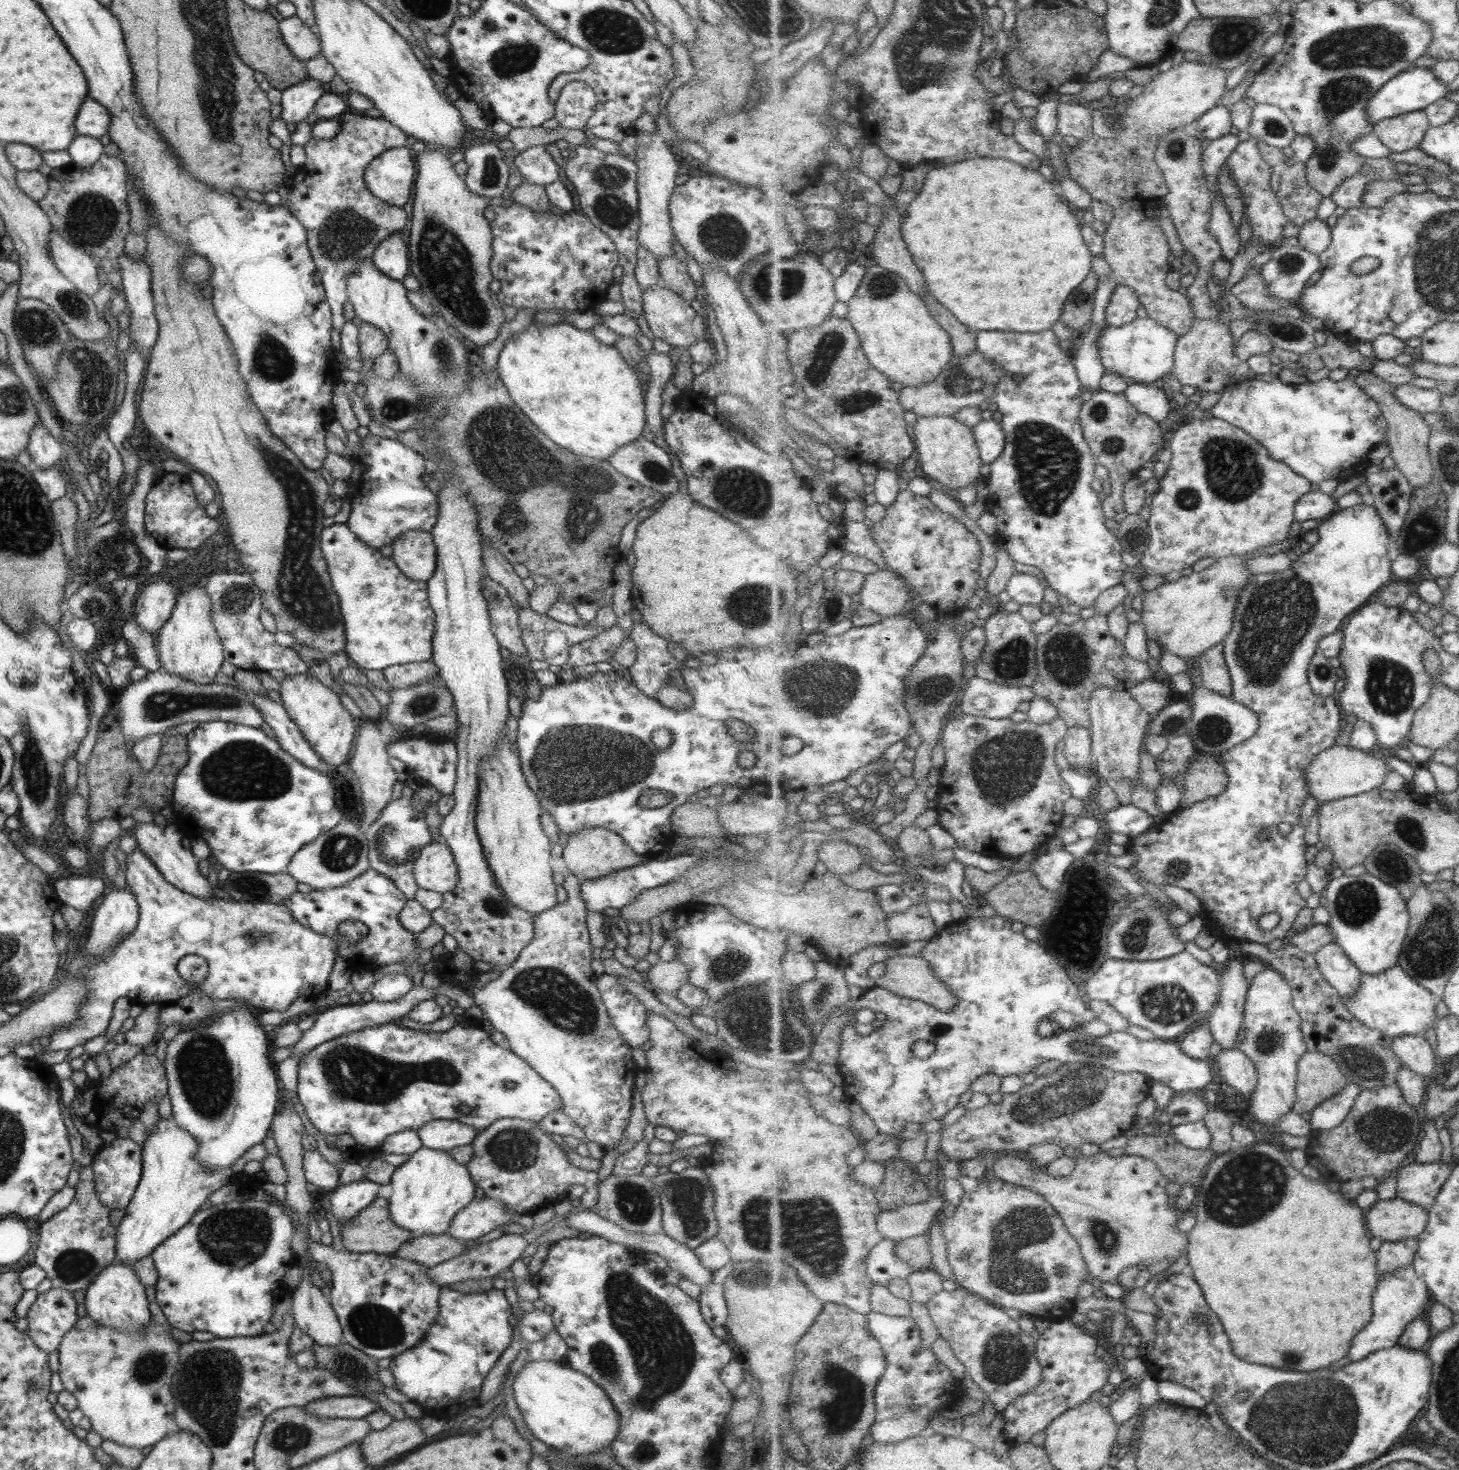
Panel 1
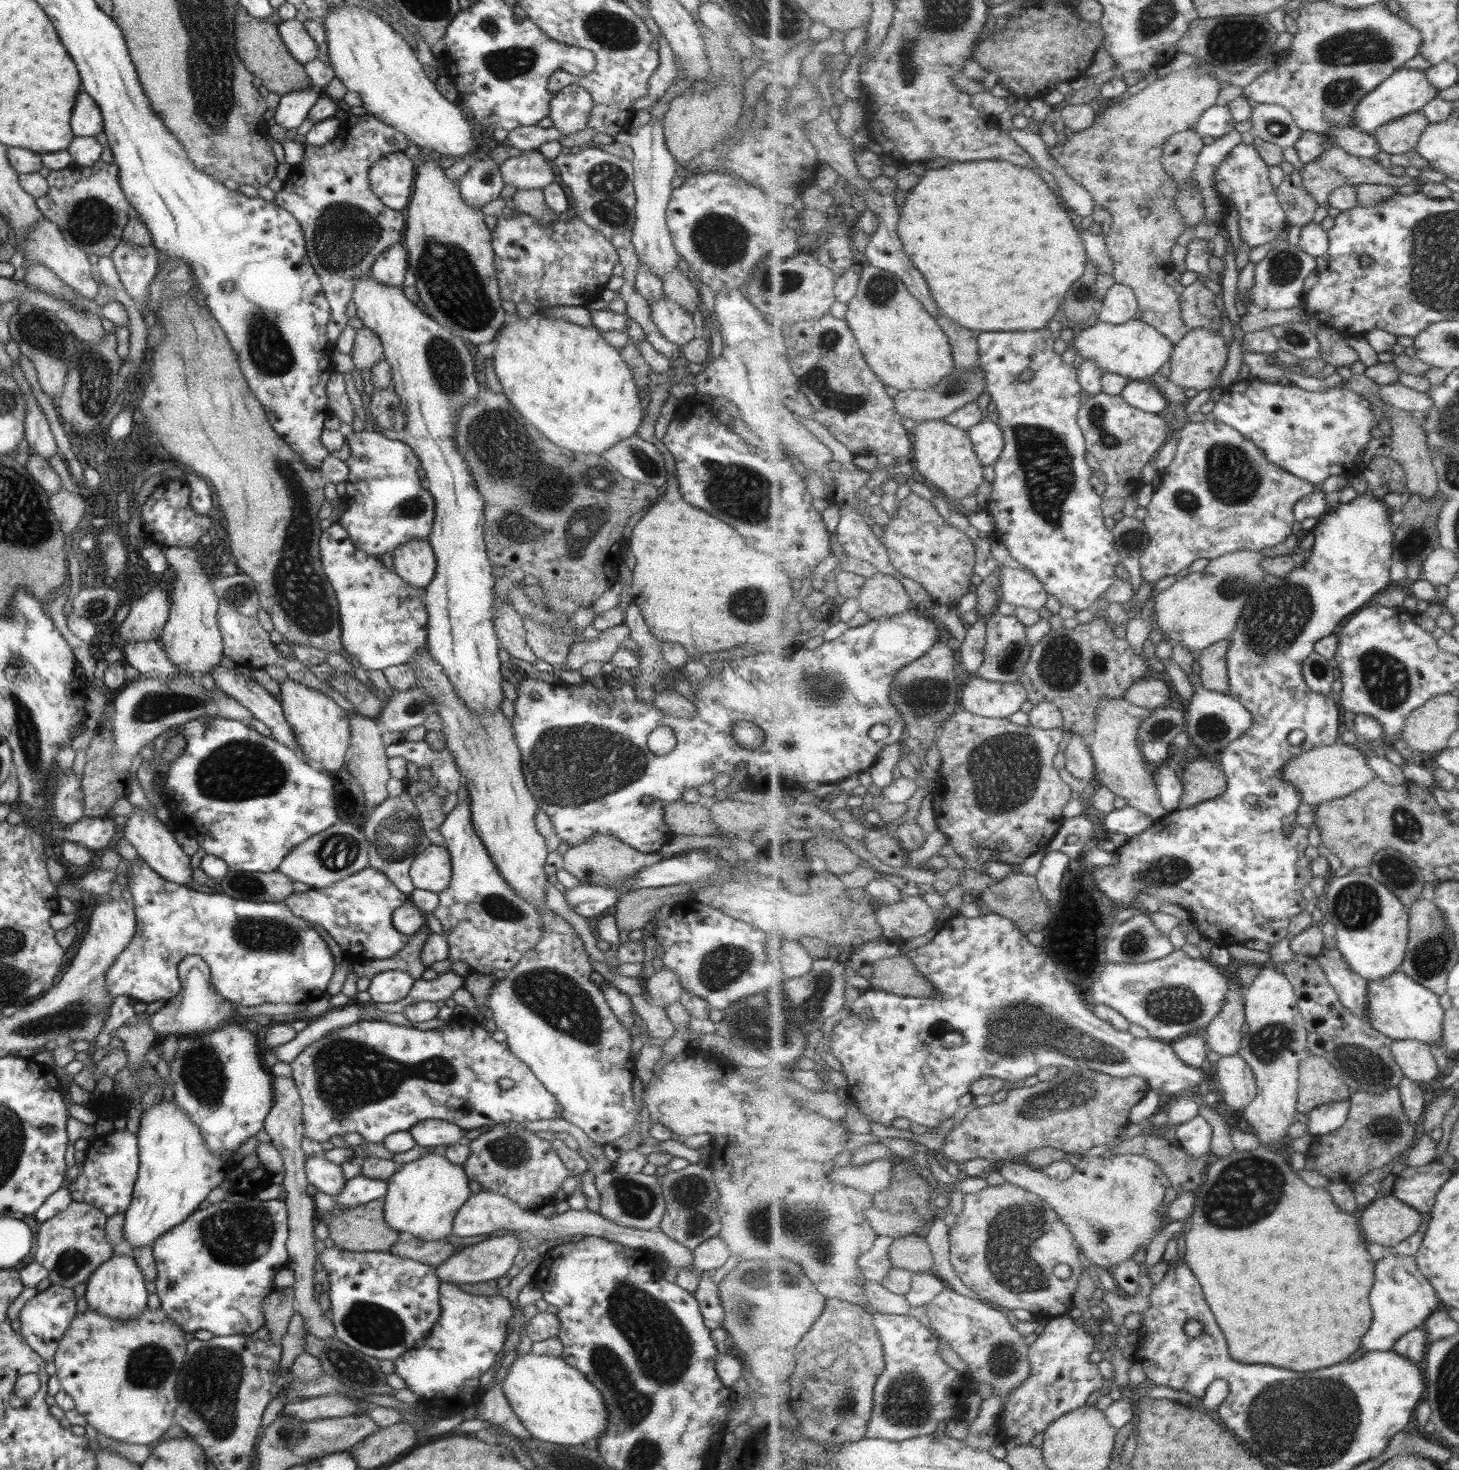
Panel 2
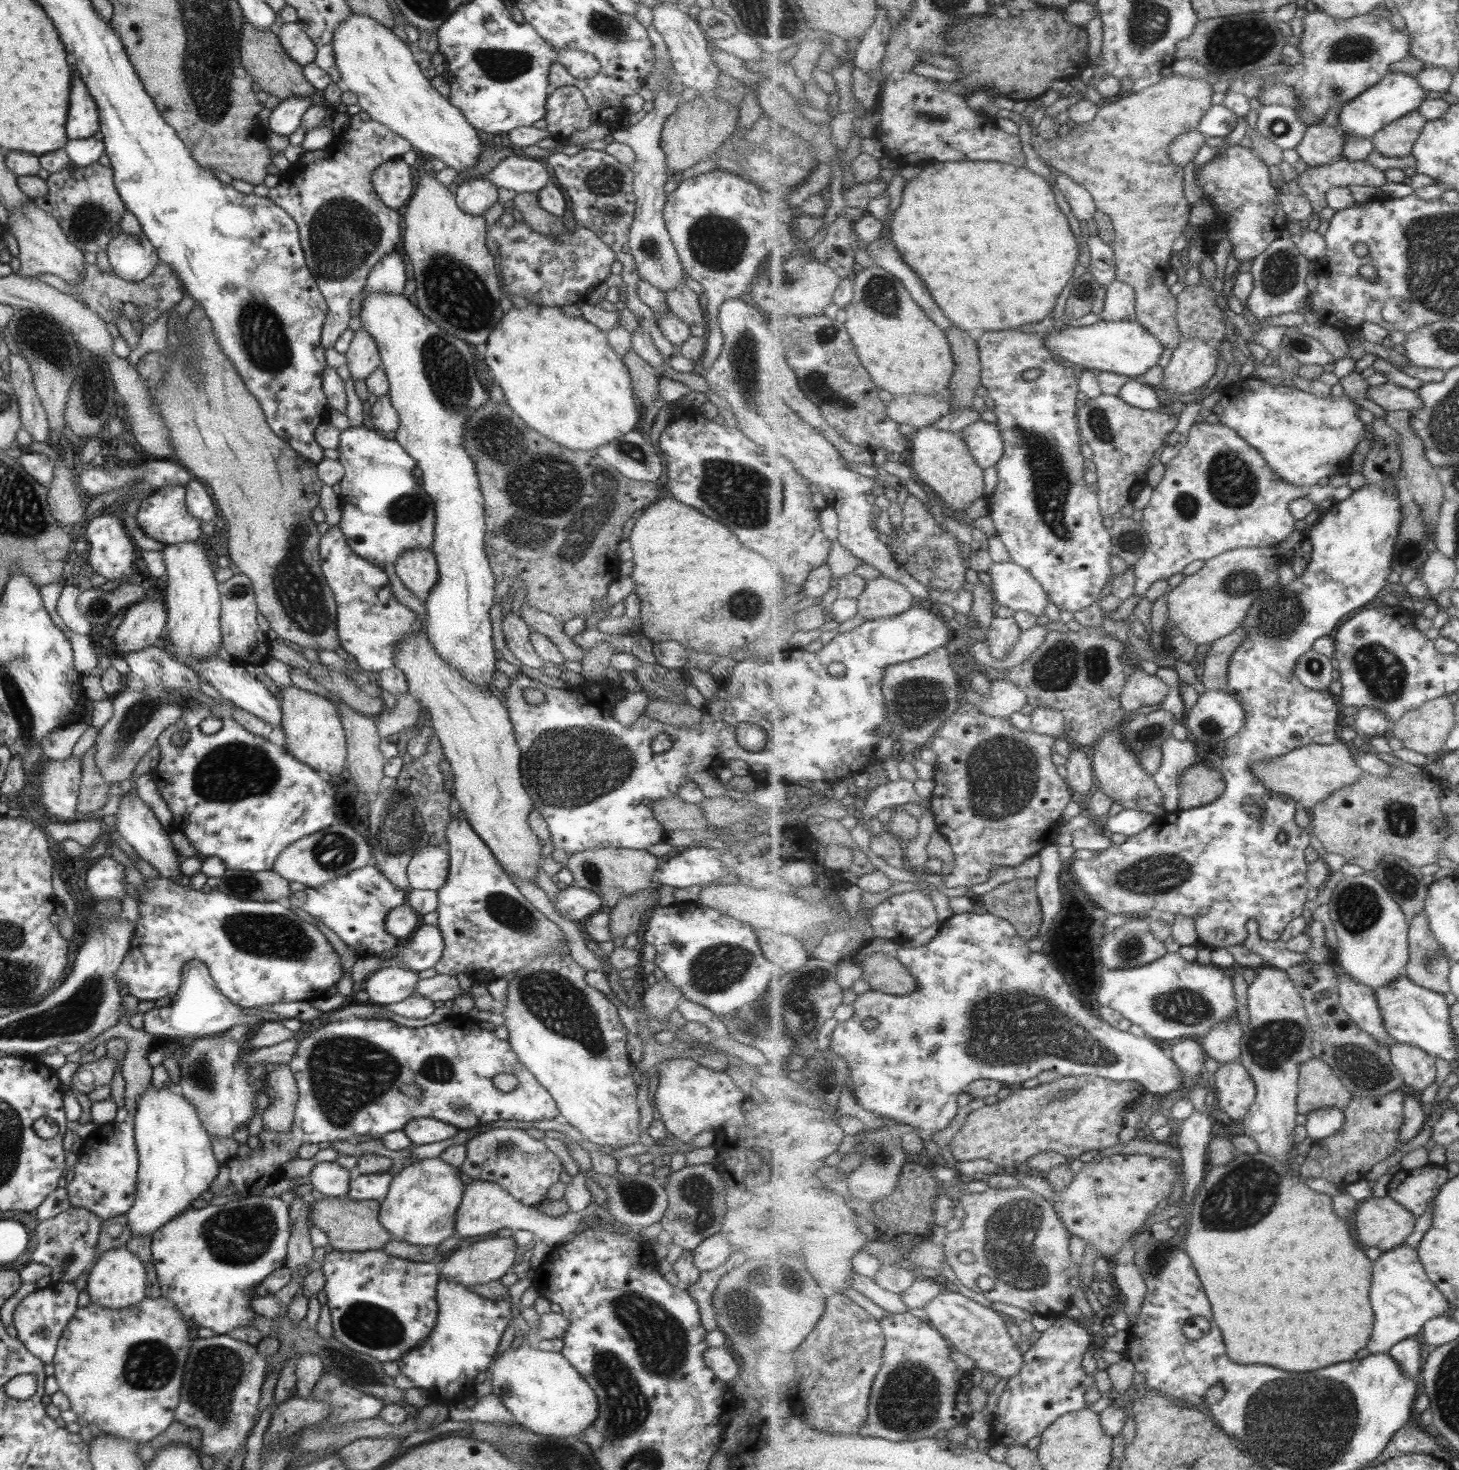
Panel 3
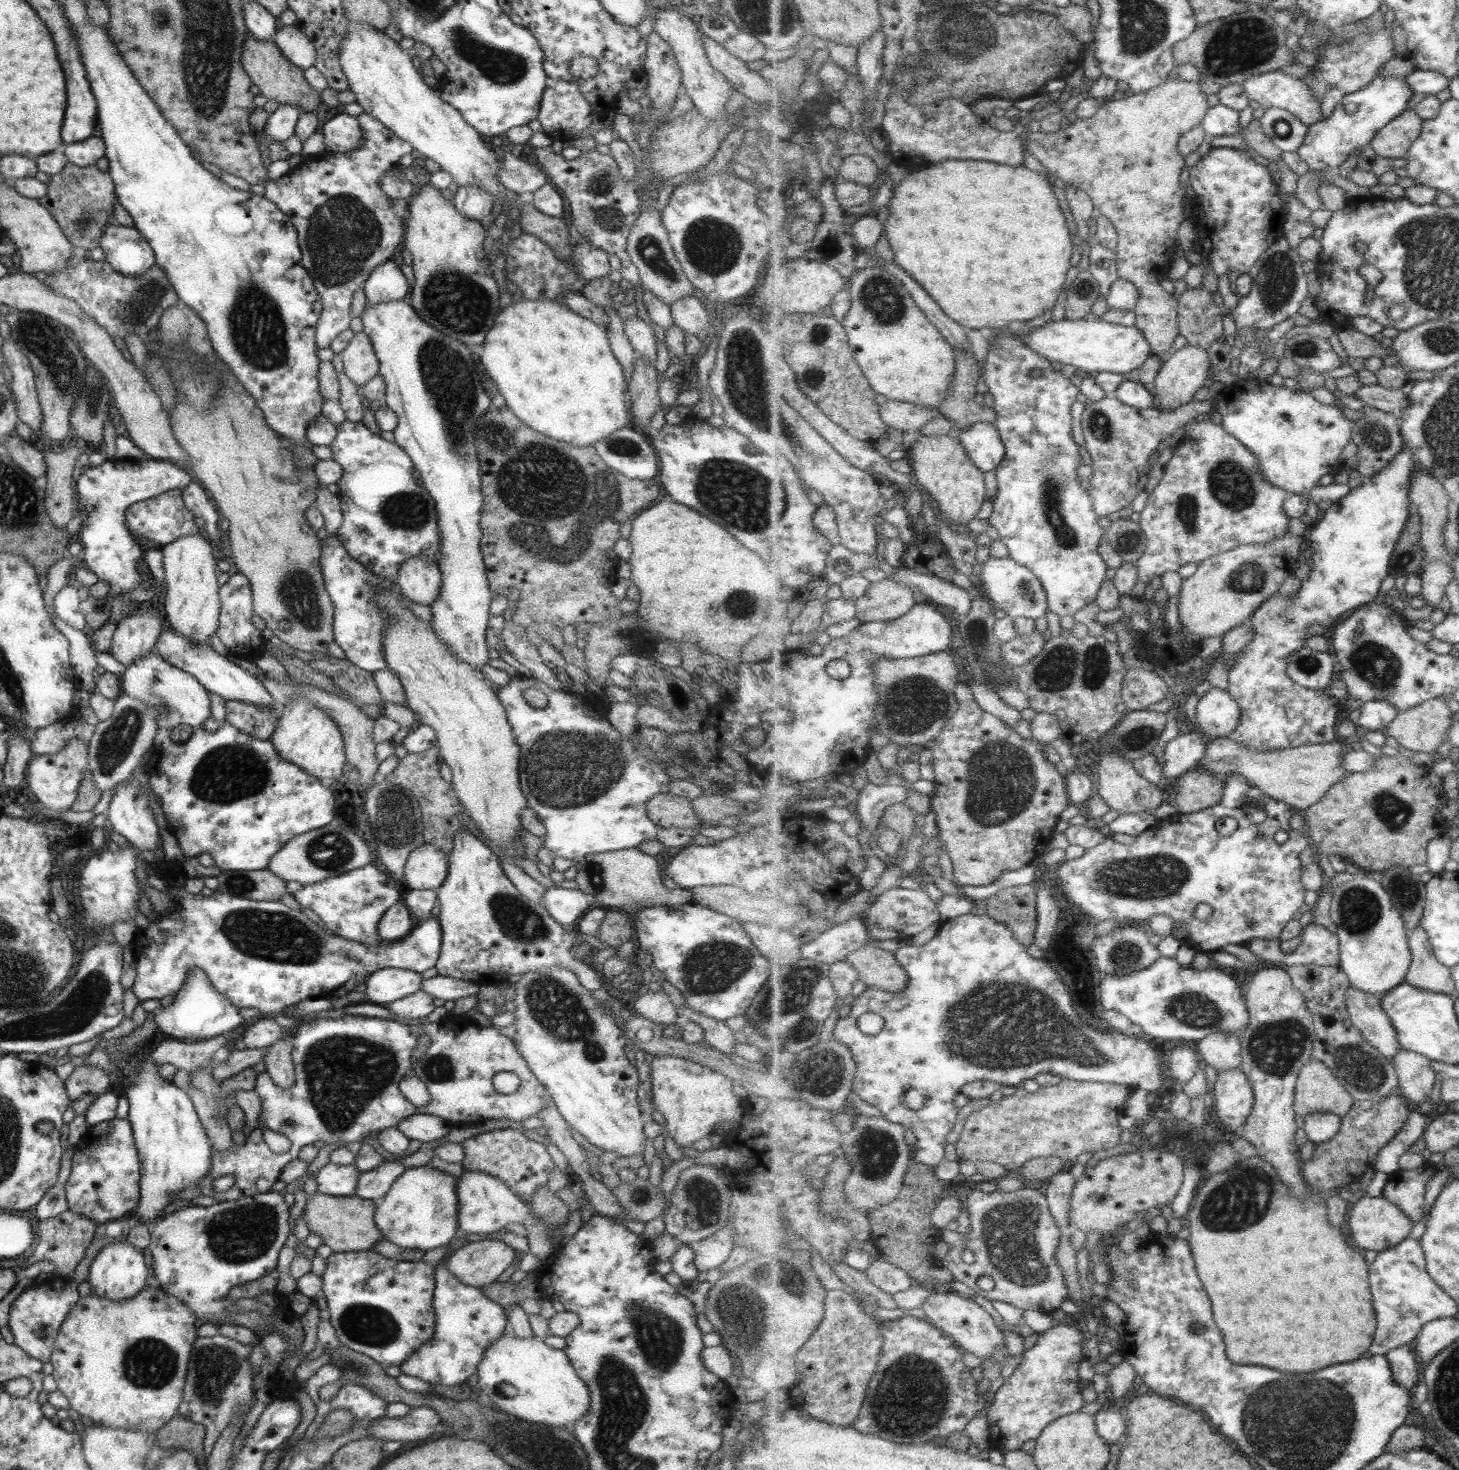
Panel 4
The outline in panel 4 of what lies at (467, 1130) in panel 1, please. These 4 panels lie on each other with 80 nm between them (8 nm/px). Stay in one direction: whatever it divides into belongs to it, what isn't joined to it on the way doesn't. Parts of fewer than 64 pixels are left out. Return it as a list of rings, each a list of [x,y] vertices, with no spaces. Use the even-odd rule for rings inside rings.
[[[412,1114],[397,1122],[394,1128],[409,1140],[419,1140],[421,1143],[434,1141],[447,1135],[452,1127],[437,1117],[430,1114]]]

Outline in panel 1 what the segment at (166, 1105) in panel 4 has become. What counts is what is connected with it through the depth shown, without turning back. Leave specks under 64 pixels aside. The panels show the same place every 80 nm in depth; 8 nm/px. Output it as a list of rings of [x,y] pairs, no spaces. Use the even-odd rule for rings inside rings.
[[[157,1118],[155,1128],[147,1134],[143,1141],[140,1159],[141,1174],[139,1182],[136,1184],[130,1201],[124,1209],[124,1216],[116,1227],[114,1260],[117,1264],[127,1264],[131,1266],[136,1260],[150,1254],[162,1240],[171,1236],[176,1230],[179,1230],[198,1210],[199,1206],[208,1200],[208,1196],[215,1192],[221,1186],[230,1184],[231,1178],[235,1172],[229,1167],[224,1169],[206,1169],[197,1159],[194,1159],[194,1152],[197,1152],[197,1143],[191,1140],[187,1132],[177,1128],[171,1118]]]

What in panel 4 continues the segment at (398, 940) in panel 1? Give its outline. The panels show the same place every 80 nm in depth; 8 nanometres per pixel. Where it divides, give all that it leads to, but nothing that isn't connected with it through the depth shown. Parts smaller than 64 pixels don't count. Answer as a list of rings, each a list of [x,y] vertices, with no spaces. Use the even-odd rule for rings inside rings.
[[[371,864],[339,874],[335,878],[325,878],[302,886],[301,890],[292,893],[295,902],[315,912],[330,933],[364,945],[385,943],[376,935],[377,923],[390,906],[401,902],[403,894],[400,886],[395,886]]]

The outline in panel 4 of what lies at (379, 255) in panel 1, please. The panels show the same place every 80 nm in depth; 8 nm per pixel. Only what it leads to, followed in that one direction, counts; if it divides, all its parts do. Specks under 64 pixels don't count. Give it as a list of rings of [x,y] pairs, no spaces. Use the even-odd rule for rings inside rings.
[[[388,259],[377,265],[362,284],[366,303],[381,305],[390,300],[407,300],[409,286],[400,268]]]

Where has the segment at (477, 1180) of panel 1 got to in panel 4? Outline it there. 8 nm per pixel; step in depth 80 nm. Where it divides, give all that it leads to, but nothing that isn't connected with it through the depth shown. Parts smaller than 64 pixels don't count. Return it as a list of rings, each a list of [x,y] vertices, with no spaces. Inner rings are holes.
[[[491,1130],[460,1142],[463,1158],[460,1160],[463,1169],[477,1169],[501,1179],[503,1184],[511,1189],[513,1194],[527,1196],[528,1201],[533,1189],[547,1182],[553,1163],[544,1146],[523,1137],[517,1130]]]

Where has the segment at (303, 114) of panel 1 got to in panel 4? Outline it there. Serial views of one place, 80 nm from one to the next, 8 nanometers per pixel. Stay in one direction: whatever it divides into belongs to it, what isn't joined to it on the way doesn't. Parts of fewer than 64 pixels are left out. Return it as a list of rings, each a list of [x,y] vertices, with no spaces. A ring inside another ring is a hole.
[[[279,105],[279,107],[268,114],[264,128],[262,129],[263,140],[285,141],[294,135],[294,126],[297,117],[301,114],[299,109],[291,105]]]

